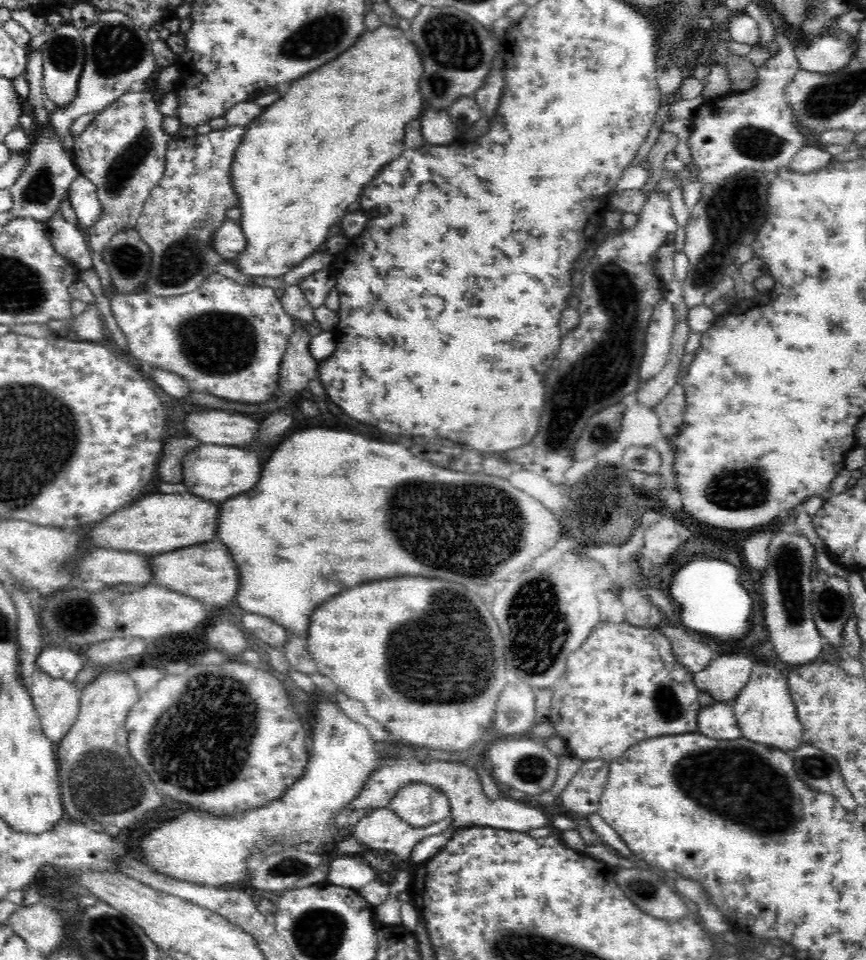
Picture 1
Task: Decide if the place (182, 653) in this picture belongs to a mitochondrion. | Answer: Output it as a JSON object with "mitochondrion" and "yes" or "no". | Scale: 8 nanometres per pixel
{"mitochondrion":"no"}

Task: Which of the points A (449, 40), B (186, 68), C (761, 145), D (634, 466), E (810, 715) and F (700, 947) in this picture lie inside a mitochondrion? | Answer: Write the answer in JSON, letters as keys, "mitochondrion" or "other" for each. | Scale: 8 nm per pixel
{"A":"mitochondrion","B":"other","C":"mitochondrion","D":"other","E":"other","F":"other"}

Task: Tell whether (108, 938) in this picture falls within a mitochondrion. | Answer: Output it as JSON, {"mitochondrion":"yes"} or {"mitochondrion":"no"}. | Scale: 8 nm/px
{"mitochondrion":"yes"}

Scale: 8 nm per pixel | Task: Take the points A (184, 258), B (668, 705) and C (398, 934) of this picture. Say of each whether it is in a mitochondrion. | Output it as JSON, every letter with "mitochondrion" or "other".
{"A":"mitochondrion","B":"mitochondrion","C":"other"}

